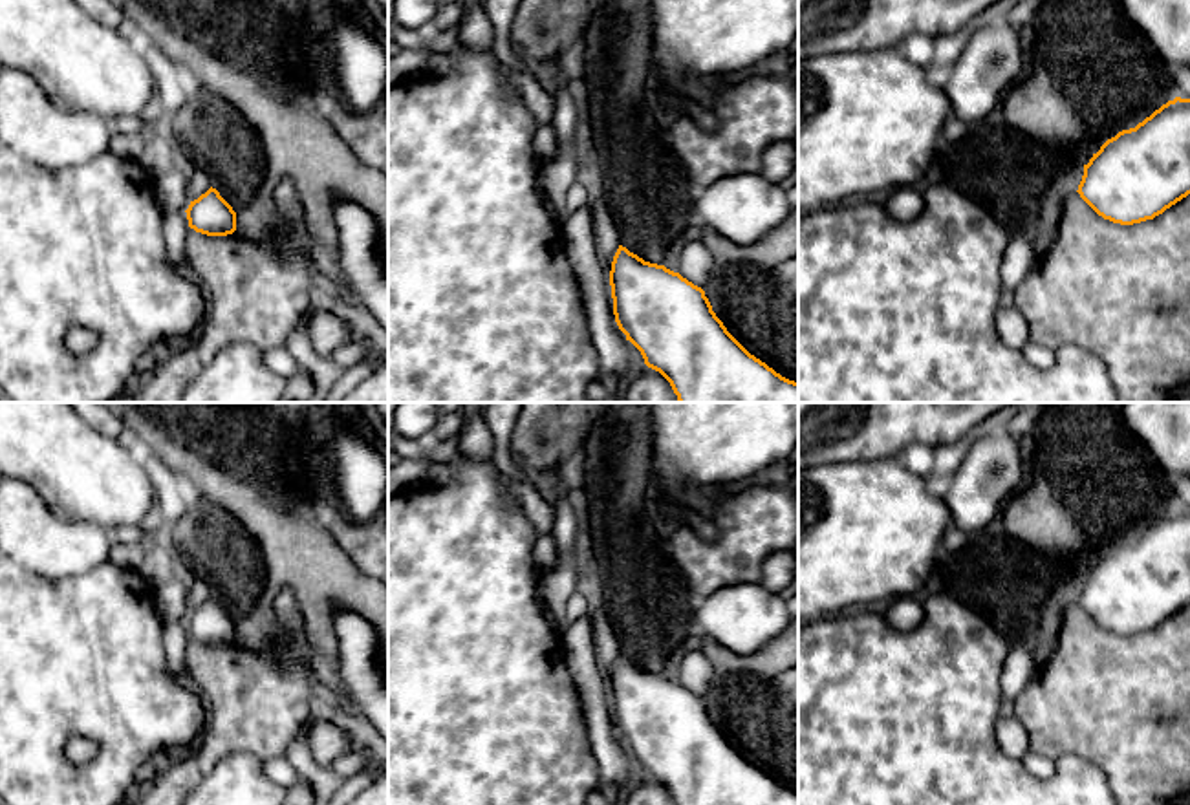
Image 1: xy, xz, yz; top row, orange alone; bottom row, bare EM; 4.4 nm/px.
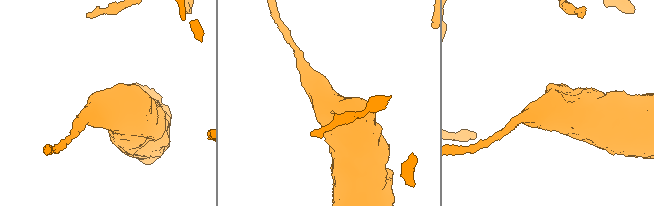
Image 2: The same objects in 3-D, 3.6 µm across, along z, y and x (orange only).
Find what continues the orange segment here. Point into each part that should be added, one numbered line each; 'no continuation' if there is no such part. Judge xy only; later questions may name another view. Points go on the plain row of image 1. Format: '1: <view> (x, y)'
no continuation

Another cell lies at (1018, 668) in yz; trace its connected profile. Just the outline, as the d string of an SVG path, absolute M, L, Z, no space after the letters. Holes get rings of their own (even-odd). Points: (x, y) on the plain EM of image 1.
M1016 640L1009 644L1007 657L1003 660L1003 673L1000 677L1000 688L1003 693L1003 704L1007 710L1012 708L1018 695L1033 681L1038 664L1034 660L1034 646L1029 640Z

